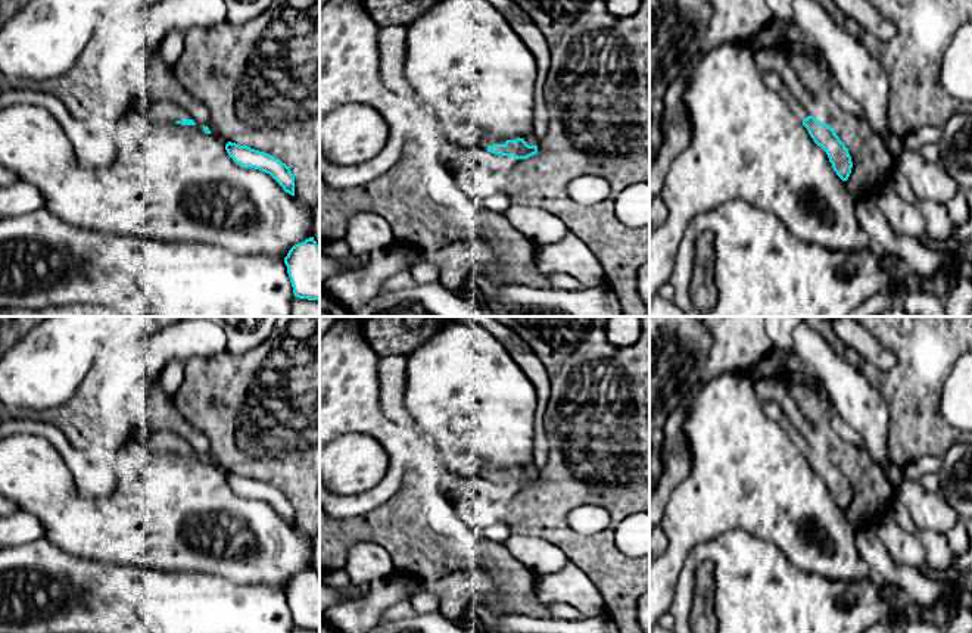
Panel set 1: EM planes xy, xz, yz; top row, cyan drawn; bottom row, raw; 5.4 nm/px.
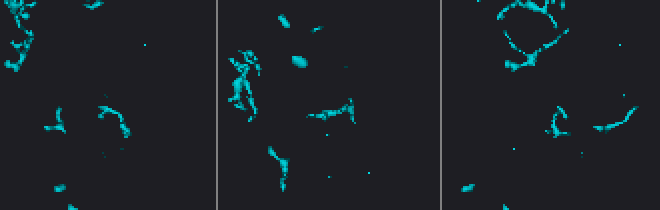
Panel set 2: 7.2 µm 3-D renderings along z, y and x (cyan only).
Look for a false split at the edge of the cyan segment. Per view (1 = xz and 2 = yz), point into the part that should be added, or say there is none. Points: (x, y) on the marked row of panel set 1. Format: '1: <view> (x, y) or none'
1: none
2: none

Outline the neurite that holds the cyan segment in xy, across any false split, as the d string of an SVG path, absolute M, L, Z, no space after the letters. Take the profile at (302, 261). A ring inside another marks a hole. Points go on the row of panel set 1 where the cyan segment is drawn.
M314 237L295 244L284 264L295 297L320 300L320 246Z

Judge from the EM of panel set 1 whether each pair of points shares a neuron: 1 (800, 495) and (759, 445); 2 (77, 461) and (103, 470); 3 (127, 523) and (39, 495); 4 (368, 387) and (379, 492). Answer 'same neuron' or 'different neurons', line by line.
1: same neuron
2: same neuron
3: same neuron
4: same neuron

